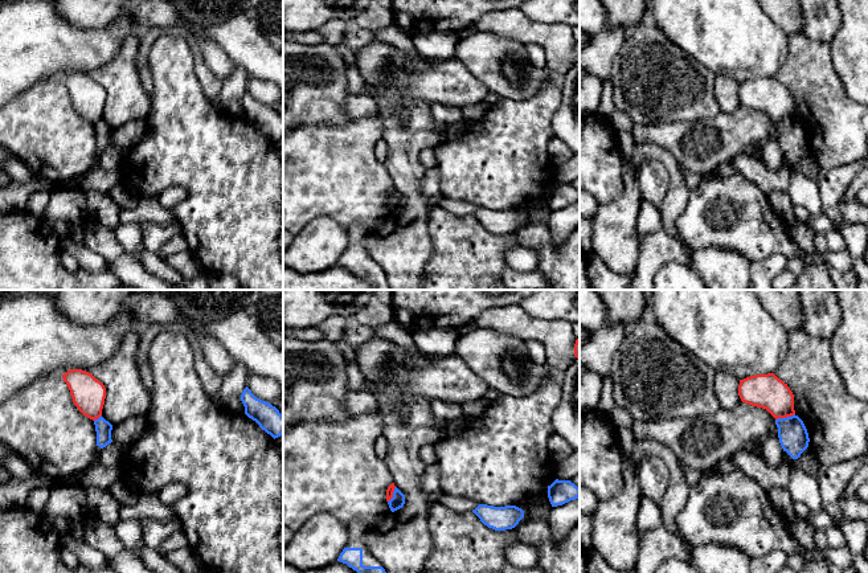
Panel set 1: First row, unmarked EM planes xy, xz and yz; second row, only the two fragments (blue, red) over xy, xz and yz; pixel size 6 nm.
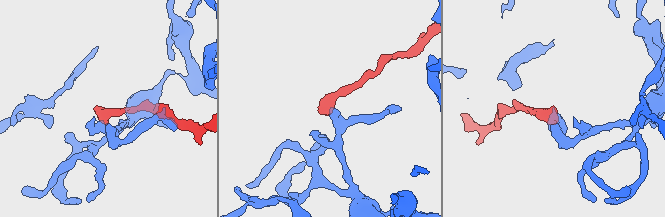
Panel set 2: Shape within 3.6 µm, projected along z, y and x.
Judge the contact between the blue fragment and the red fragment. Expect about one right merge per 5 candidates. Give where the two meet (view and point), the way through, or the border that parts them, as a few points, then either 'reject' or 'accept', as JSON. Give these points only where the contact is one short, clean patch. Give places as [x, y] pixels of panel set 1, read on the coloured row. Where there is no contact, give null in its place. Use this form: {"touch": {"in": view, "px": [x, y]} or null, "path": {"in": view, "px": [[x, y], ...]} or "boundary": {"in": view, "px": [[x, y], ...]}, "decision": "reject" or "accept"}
{"touch": {"in": "yz", "px": [786, 417]}, "boundary": {"in": "yz", "px": [[794, 413], [776, 420]]}, "decision": "reject"}

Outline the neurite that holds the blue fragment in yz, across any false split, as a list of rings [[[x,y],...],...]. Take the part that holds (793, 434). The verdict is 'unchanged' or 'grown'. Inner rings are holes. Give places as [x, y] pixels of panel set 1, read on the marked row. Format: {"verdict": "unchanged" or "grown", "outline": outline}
{"verdict": "unchanged", "outline": [[[798,416],[775,419],[779,443],[793,459],[798,459],[808,447],[808,433]]]}

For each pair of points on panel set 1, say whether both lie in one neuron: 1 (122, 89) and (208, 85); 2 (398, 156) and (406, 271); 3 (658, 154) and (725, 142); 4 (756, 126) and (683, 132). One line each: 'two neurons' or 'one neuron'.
1: two neurons
2: one neuron
3: two neurons
4: one neuron

